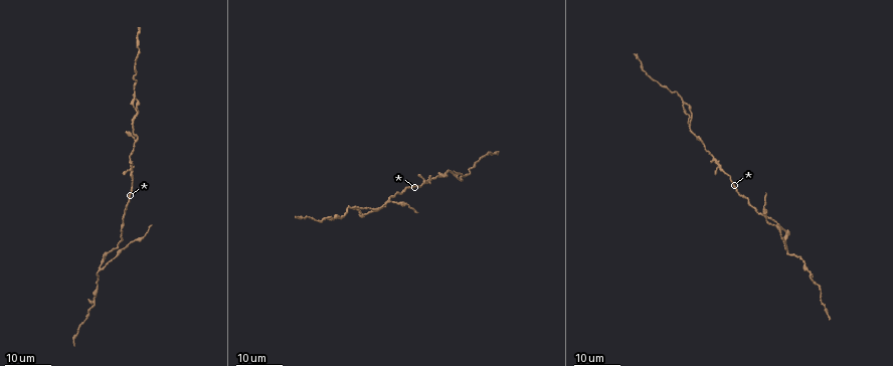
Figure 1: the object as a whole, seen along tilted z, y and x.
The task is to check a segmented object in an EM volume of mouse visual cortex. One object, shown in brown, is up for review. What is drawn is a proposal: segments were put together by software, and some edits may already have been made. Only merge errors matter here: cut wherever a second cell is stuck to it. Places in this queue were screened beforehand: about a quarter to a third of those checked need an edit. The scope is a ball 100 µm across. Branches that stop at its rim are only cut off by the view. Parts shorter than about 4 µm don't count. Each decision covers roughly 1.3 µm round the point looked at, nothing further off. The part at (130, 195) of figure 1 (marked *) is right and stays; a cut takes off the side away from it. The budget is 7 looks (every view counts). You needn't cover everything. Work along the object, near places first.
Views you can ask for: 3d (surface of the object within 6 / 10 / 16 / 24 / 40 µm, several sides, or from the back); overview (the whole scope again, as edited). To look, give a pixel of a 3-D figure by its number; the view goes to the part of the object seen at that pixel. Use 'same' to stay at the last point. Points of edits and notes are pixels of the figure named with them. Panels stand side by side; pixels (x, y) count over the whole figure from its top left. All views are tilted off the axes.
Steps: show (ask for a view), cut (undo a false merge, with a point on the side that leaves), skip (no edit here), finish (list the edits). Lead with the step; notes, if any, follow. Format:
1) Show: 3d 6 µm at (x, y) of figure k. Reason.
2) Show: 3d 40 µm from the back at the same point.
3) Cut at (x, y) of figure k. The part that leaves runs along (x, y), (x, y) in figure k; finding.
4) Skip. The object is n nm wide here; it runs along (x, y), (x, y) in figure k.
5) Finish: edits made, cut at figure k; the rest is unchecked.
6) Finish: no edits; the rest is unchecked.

Show: 3d 24 µm at (694, 135) of figure 1. Thin neck.

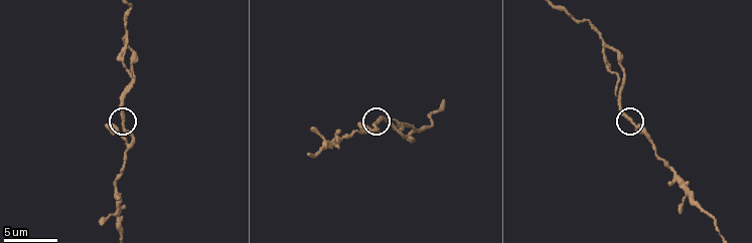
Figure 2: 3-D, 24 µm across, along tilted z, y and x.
Show: 3d 10 µm at (635, 123) of figure 2.

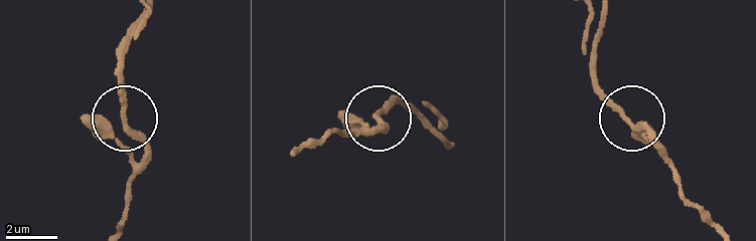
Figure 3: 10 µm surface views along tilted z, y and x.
Skip. It runs along (123, 222), (134, 164), (120, 99), (123, 61) in figure 3; all the same cell.

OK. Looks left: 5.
Show: 3d 24 µm at (334, 219) of figure 1.

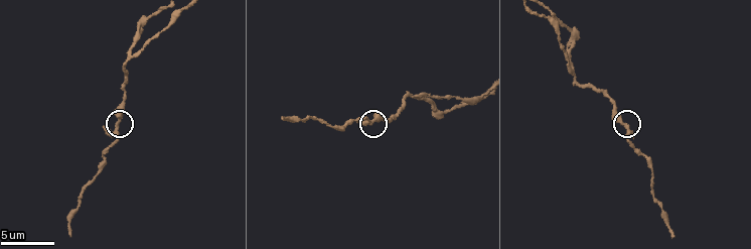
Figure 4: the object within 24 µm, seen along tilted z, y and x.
Show: 3d 6 µm at (625, 125) of figure 4.

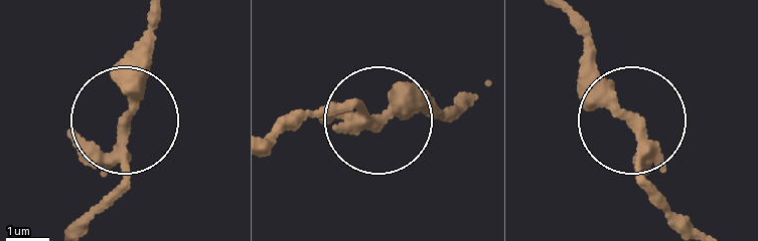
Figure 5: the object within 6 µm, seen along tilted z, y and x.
Skip. The object is 230 nm wide here; it runs along (155, 13), (122, 180), (101, 202) in figure 5; one cell here.

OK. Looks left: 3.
Show: 3d 6 µm at (133, 55) of figure 4. Two arms in line, one across.

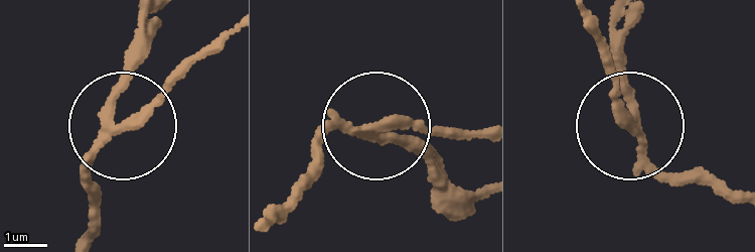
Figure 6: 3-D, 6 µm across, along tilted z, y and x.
Cut at (164, 86) of figure 6. The object is 200 nm wide here; the part that leaves runs along (114, 130), (142, 123), (231, 40) in figure 6; two cells meet here.

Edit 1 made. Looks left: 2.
Finish: edits made, cut at figure 6; the rest is unchecked.

